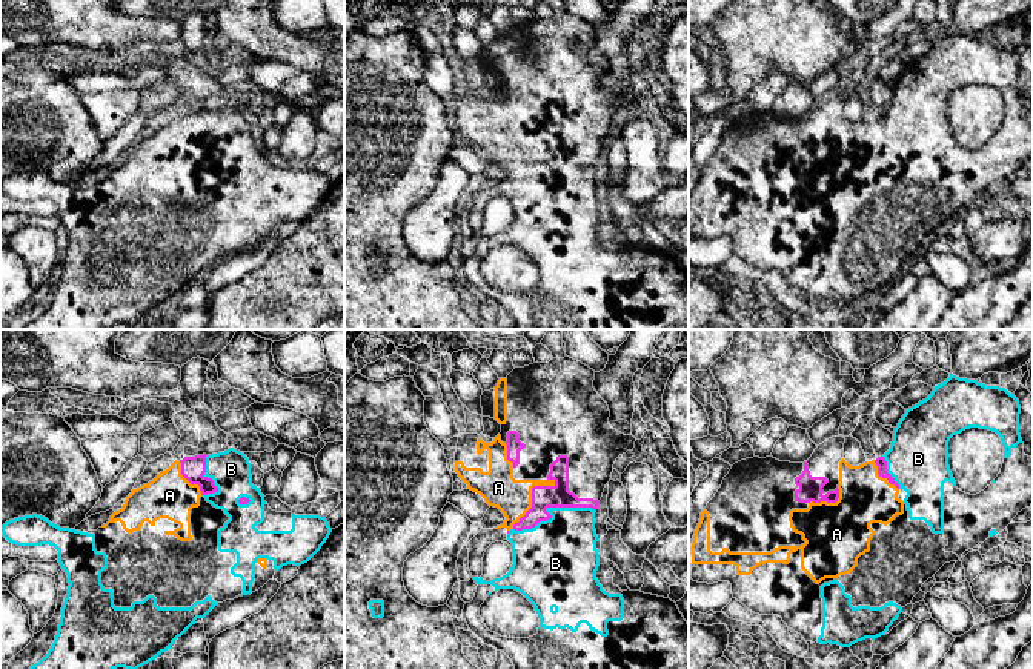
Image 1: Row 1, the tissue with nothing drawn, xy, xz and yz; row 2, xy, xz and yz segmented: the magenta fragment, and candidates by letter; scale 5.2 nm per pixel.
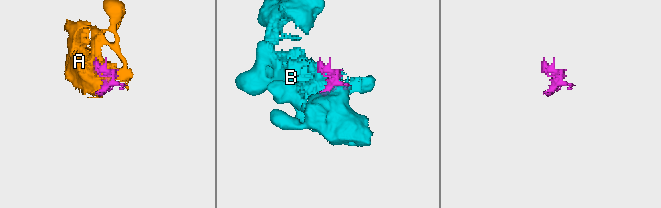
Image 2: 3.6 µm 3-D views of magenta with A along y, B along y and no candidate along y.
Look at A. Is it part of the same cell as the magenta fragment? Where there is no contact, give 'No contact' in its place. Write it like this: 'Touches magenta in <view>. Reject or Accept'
Touches magenta in xz. Accept

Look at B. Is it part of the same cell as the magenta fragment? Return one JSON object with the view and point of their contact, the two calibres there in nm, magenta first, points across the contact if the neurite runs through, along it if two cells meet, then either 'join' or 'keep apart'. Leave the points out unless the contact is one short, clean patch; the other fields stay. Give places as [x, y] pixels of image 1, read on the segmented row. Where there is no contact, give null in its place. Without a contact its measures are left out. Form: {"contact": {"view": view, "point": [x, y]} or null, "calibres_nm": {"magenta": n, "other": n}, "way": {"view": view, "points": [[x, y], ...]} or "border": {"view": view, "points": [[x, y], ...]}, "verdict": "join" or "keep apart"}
{"contact": {"view": "xz", "point": [548, 506]}, "calibres_nm": {"magenta": 120, "other": 360}, "verdict": "join"}

